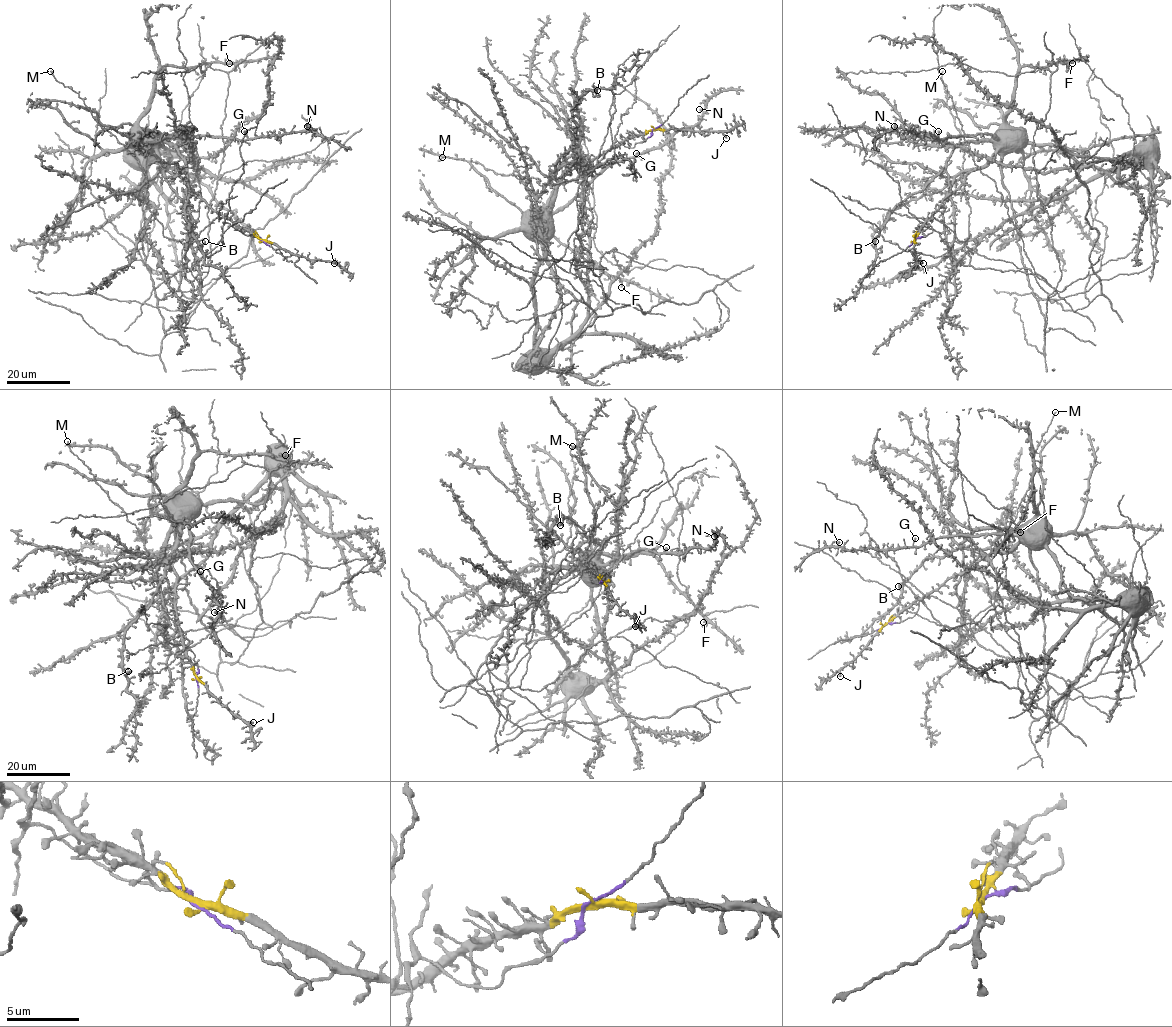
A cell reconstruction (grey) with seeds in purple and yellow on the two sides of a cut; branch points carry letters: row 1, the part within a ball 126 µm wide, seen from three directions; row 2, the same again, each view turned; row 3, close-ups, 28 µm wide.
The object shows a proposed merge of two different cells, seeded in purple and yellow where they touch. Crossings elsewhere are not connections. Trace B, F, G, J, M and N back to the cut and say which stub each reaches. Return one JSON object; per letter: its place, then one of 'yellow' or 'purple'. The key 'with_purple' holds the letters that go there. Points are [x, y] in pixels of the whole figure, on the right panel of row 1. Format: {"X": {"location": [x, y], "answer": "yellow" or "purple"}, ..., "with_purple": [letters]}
{"B": {"location": [875, 241], "answer": "yellow"}, "F": {"location": [1072, 63], "answer": "yellow"}, "G": {"location": [938, 131], "answer": "yellow"}, "J": {"location": [923, 263], "answer": "yellow"}, "M": {"location": [942, 71], "answer": "purple"}, "N": {"location": [894, 126], "answer": "yellow"}, "with_purple": ["M"]}

